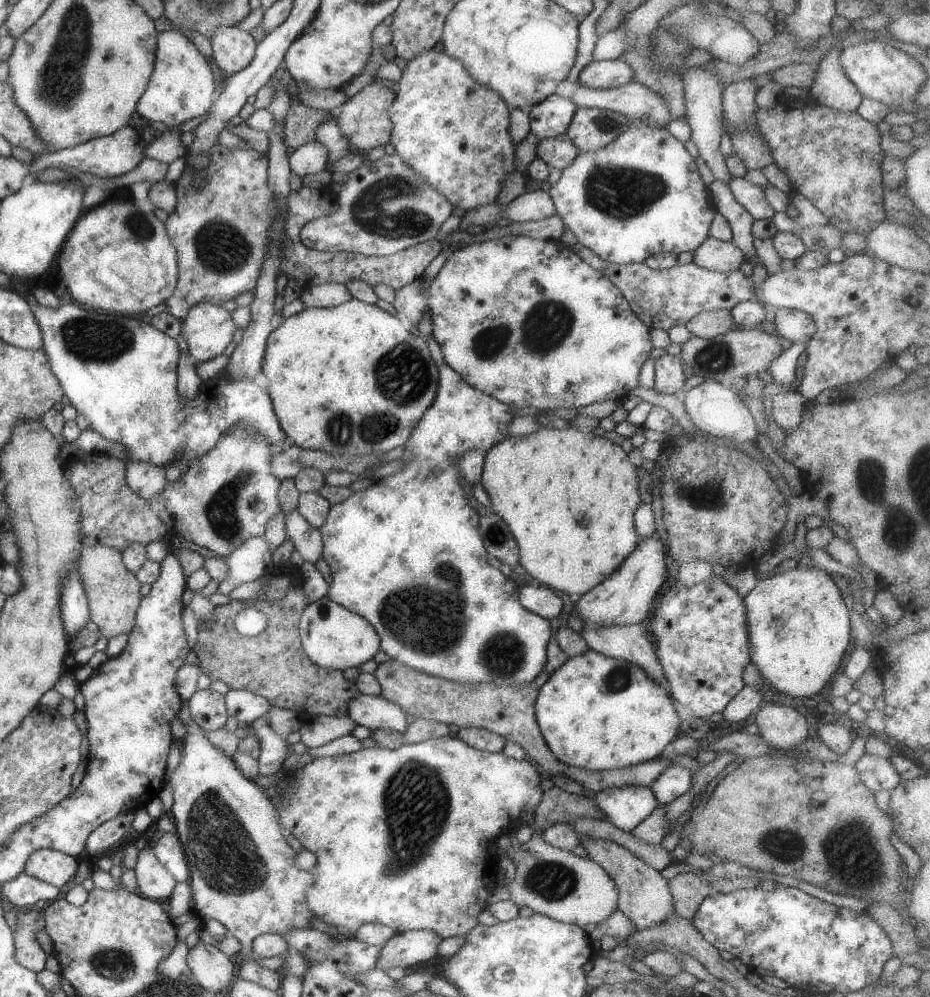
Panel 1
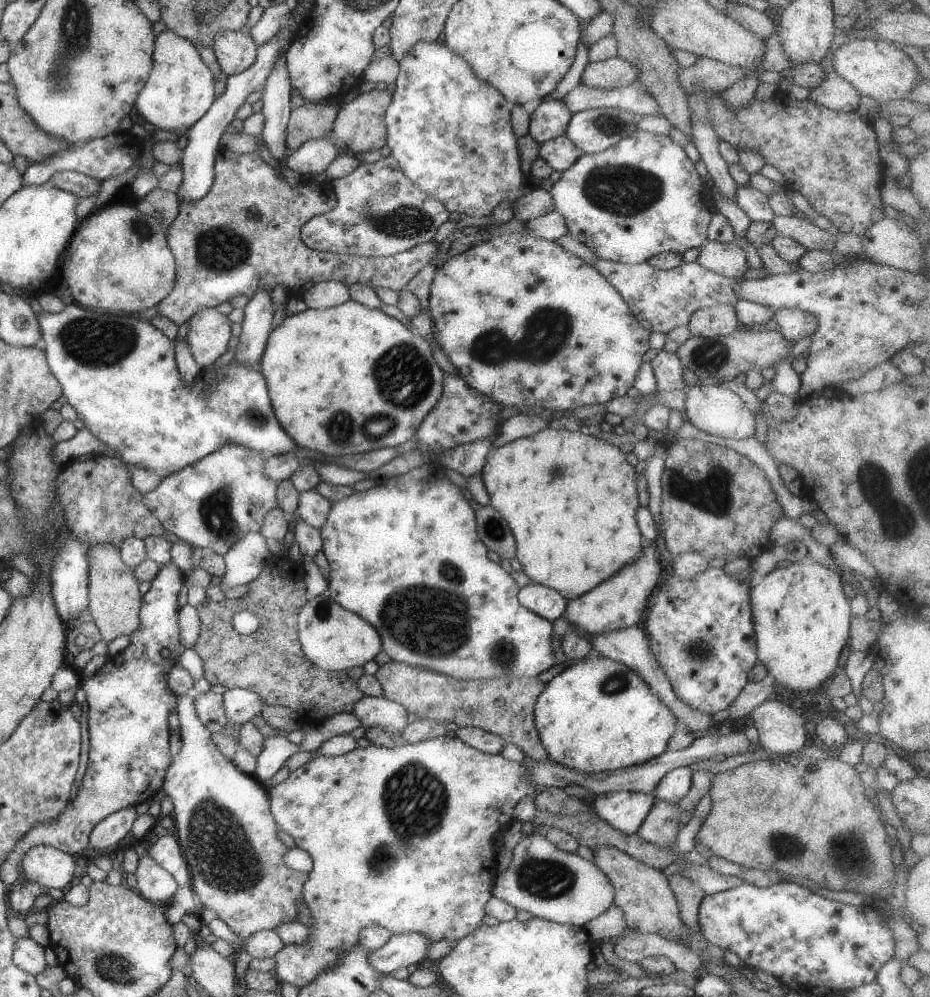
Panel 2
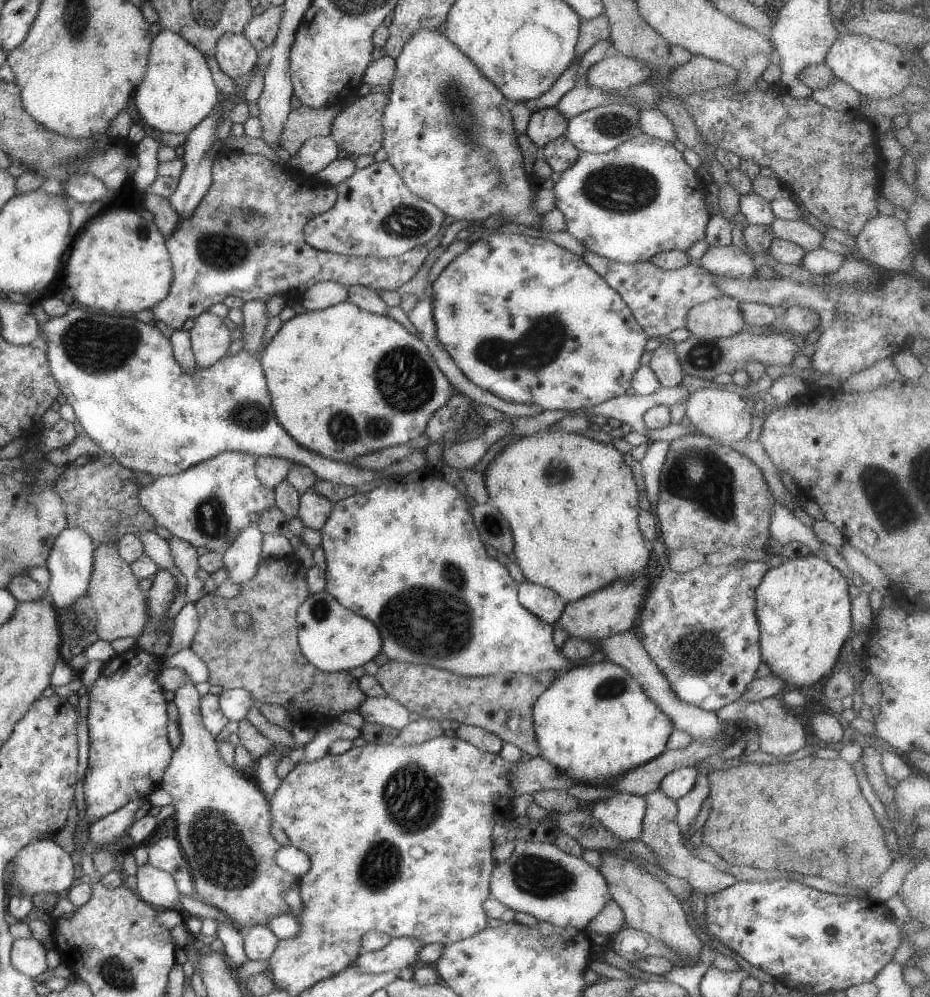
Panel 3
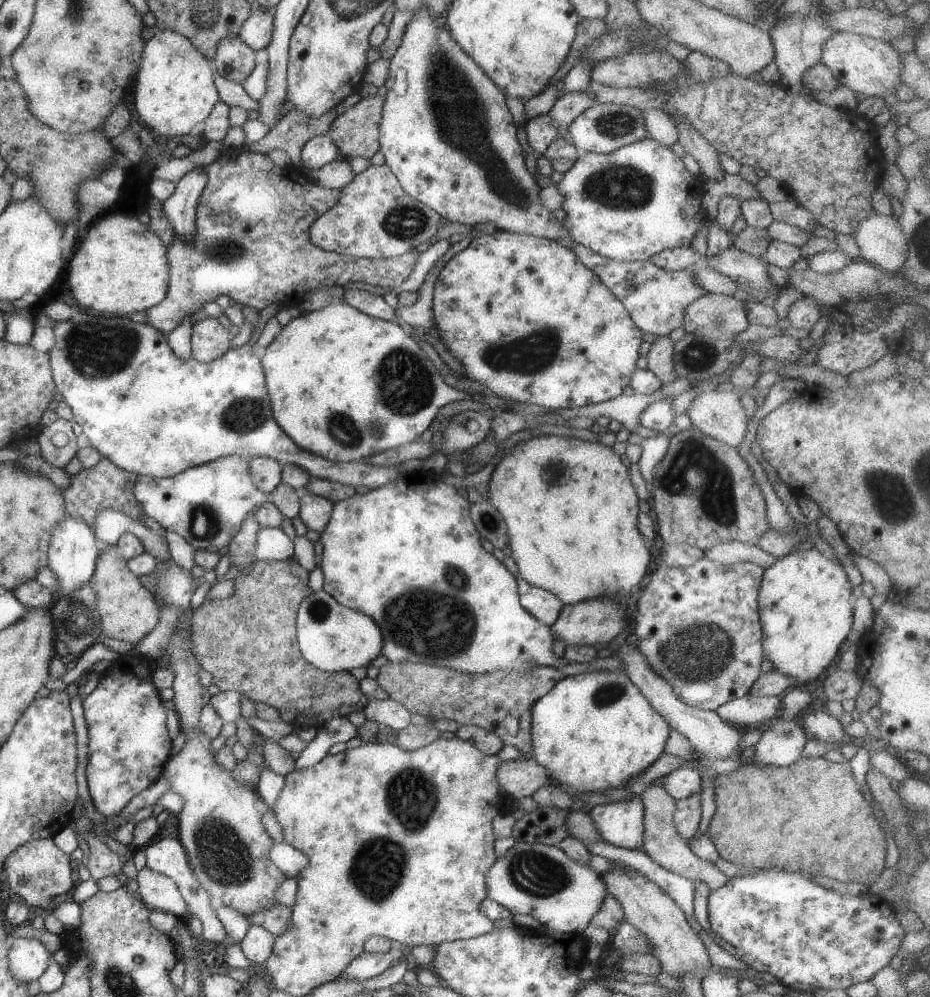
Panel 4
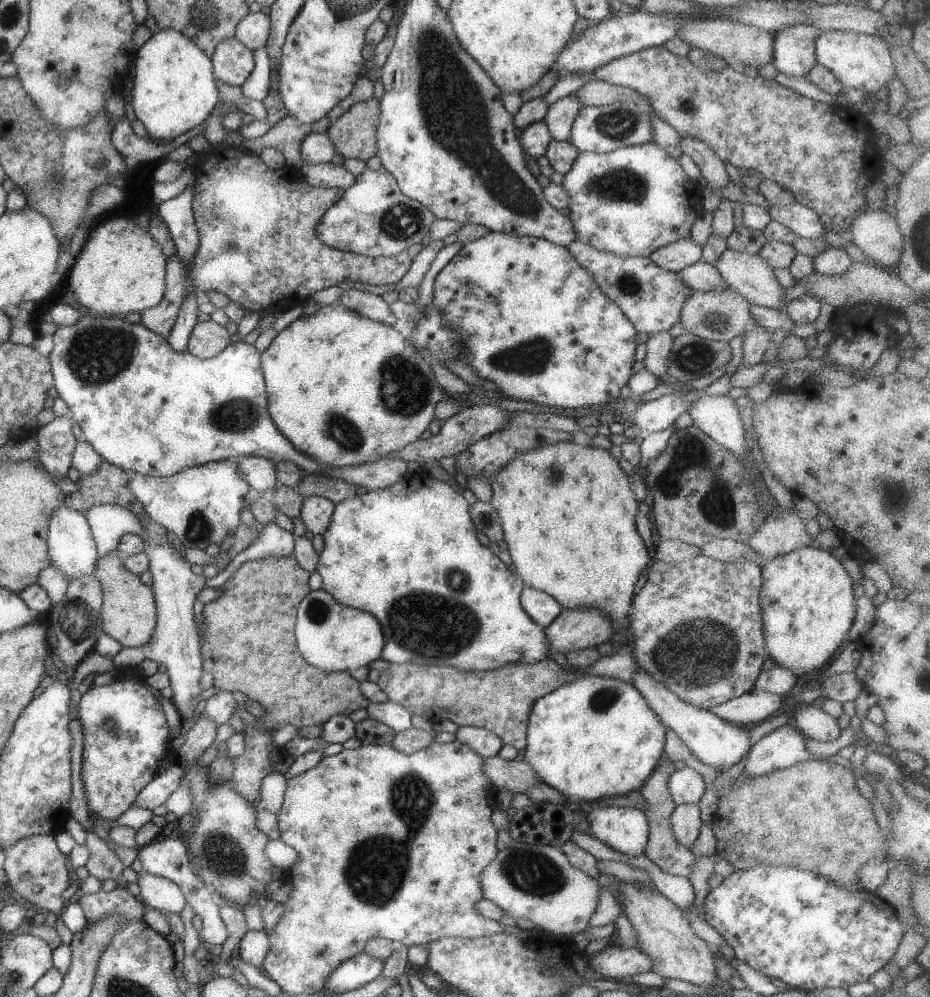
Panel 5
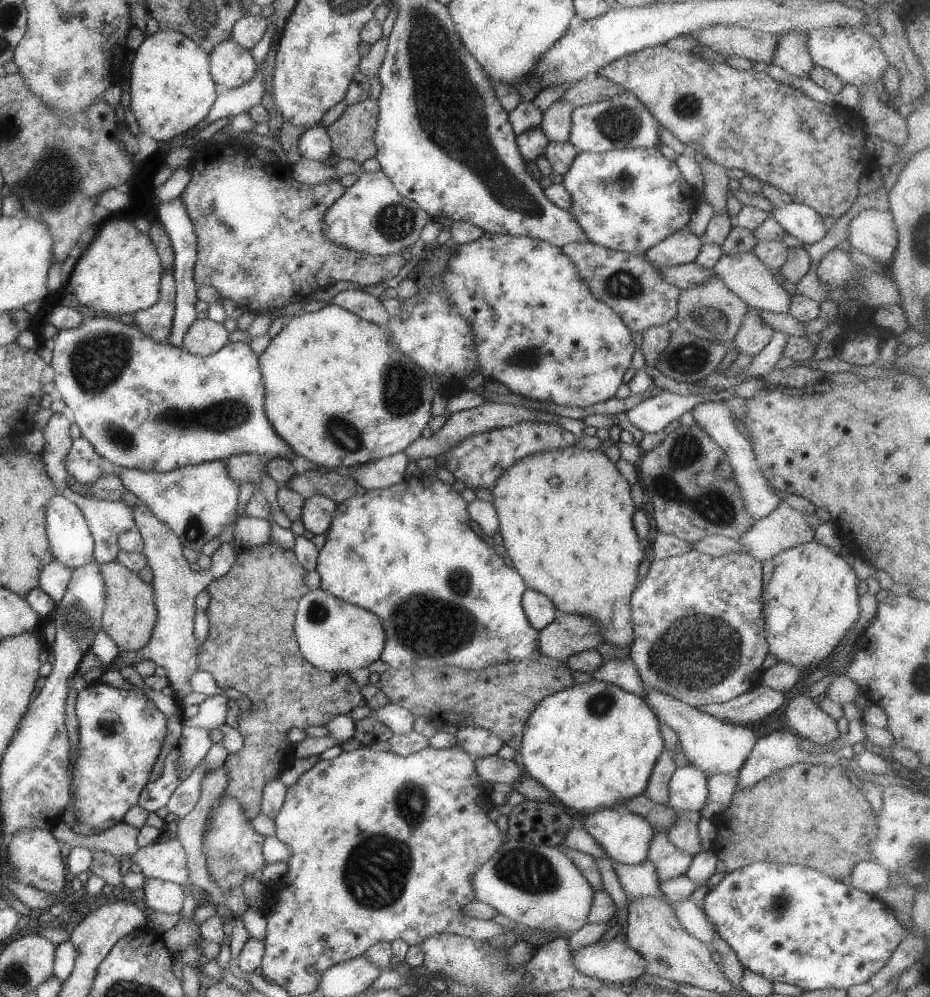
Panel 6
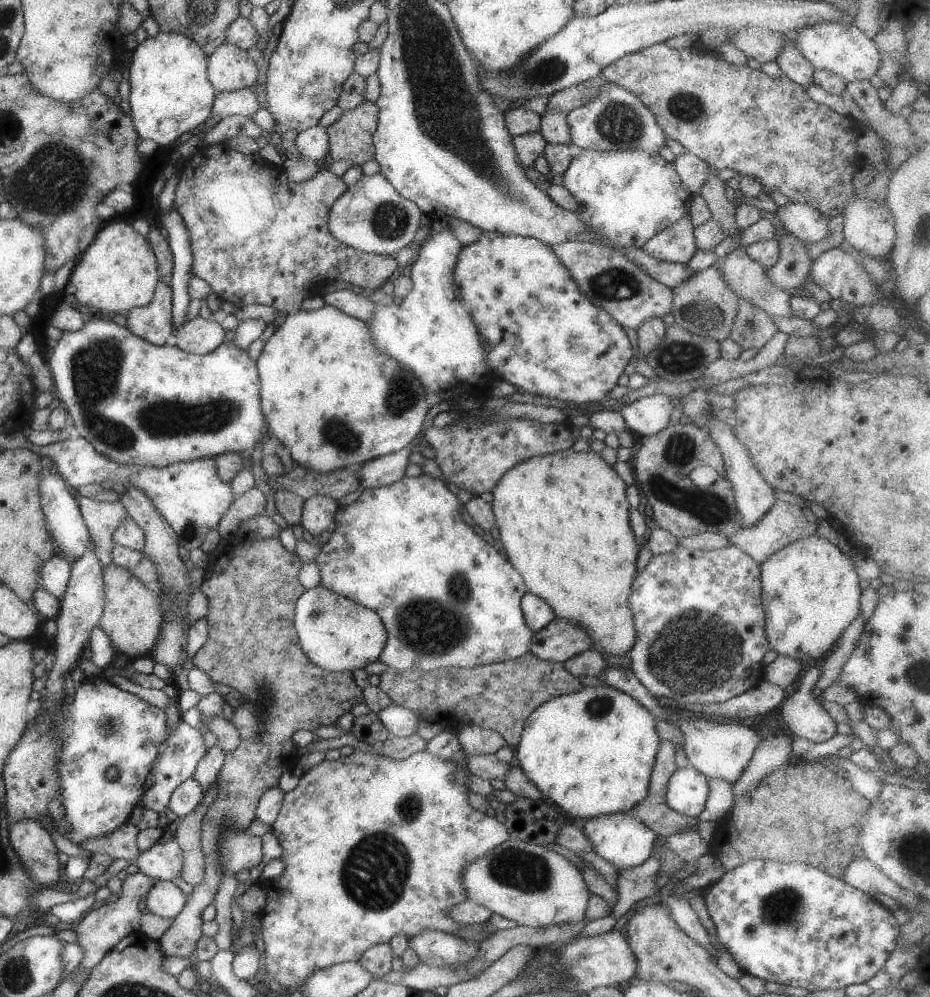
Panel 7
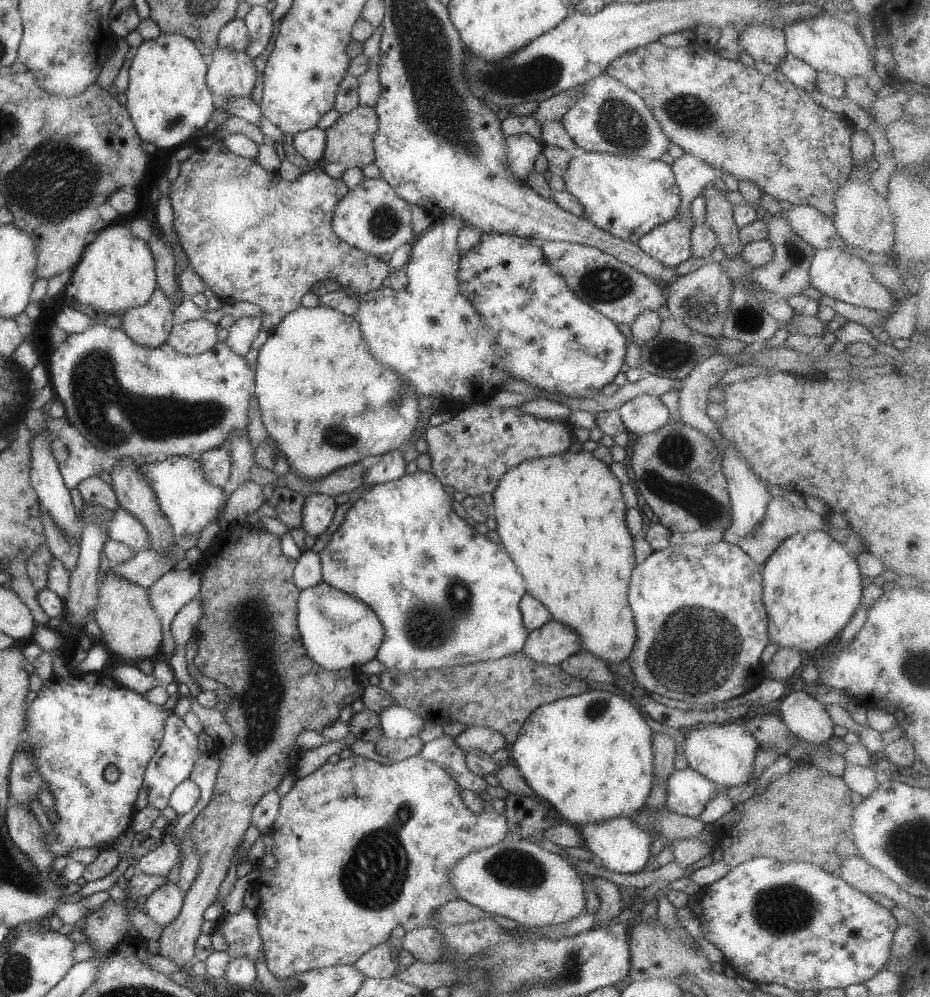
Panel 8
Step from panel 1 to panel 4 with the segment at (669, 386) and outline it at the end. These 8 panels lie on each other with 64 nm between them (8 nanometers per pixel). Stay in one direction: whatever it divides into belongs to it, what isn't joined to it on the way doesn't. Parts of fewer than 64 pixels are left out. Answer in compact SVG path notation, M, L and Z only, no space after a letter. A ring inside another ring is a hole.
M667 335L657 337L650 344L646 359L647 369L661 382L667 383L676 380L672 370L672 345Z

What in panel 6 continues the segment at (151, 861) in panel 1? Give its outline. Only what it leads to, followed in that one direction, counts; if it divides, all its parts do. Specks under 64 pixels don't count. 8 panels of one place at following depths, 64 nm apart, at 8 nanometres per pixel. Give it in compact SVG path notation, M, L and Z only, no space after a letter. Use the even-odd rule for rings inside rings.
M146 878L143 882L143 900L147 908L161 914L175 914L183 904L183 889L174 882Z

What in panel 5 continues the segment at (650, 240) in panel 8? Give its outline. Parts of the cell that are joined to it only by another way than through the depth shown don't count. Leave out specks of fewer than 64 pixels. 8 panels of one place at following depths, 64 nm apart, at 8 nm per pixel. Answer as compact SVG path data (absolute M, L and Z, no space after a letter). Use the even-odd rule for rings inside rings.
M679 238L667 246L661 246L649 254L648 259L669 272L681 272L701 258L701 248L690 238Z

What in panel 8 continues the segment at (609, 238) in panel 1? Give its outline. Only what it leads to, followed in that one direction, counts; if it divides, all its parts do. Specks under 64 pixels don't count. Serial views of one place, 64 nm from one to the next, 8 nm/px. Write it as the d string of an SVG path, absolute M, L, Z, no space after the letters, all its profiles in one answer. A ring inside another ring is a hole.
M584 152L573 157L562 174L565 191L575 197L583 207L581 217L589 224L598 226L599 230L619 238L623 242L636 244L637 239L655 226L661 226L678 214L680 194L671 166L661 160L647 160L639 156L623 156L619 154L605 154L597 152Z

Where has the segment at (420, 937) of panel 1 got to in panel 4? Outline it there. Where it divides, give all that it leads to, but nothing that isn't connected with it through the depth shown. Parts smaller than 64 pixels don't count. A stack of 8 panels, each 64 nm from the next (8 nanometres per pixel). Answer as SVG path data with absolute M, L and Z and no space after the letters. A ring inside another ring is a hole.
M396 944L392 950L384 954L370 954L363 951L343 968L338 977L347 981L365 981L374 978L391 964L400 961L403 957L407 958L410 948Z

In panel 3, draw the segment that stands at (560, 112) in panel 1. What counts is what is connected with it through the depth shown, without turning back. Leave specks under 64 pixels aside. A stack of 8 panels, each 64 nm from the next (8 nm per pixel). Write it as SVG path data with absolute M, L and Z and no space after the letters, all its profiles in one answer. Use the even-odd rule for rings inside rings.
M554 107L530 114L524 134L531 143L542 150L551 140L563 136L567 121L559 117Z

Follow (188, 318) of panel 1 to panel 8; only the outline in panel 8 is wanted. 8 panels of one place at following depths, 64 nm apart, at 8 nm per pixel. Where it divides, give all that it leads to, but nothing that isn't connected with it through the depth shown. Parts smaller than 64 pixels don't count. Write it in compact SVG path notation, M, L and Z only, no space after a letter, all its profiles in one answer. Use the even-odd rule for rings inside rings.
M205 319L177 322L172 325L166 343L177 354L195 355L217 343L217 325Z

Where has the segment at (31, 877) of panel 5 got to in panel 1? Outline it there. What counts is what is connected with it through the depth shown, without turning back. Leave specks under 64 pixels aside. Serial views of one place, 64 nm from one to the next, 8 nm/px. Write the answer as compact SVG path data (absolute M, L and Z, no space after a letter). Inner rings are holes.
M39 849L31 852L25 860L23 872L64 890L71 881L79 858L51 849Z

